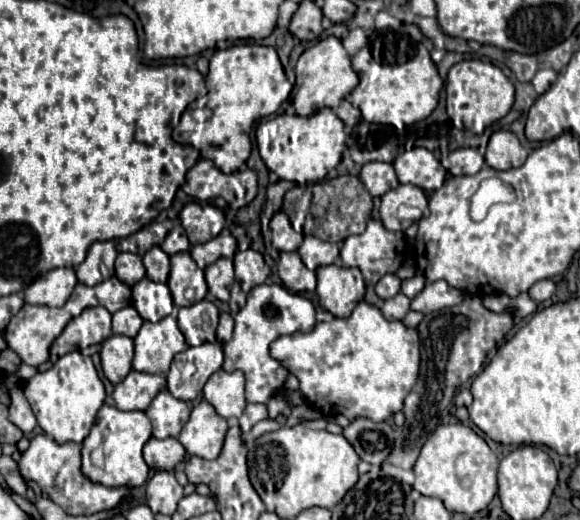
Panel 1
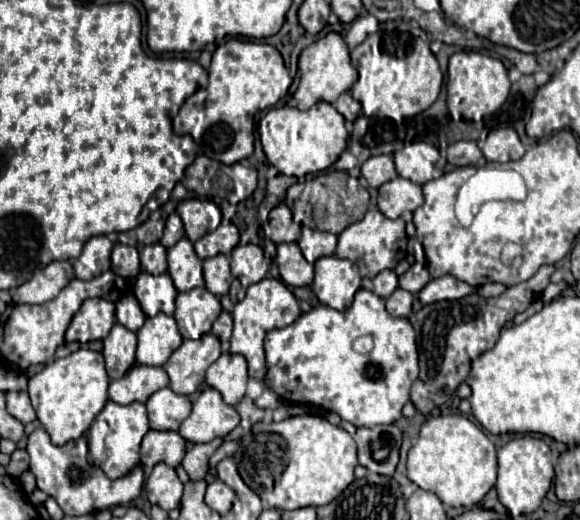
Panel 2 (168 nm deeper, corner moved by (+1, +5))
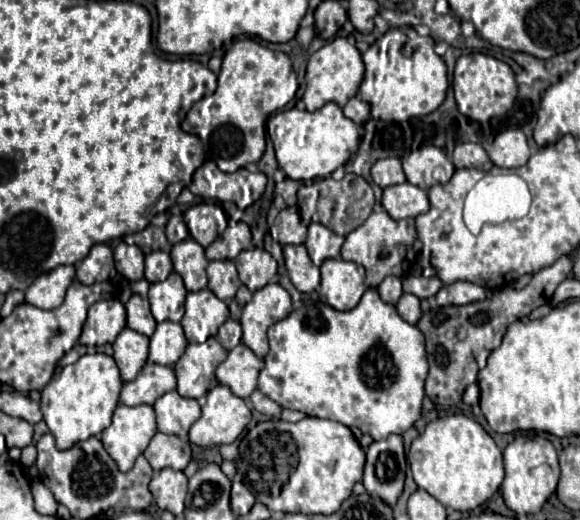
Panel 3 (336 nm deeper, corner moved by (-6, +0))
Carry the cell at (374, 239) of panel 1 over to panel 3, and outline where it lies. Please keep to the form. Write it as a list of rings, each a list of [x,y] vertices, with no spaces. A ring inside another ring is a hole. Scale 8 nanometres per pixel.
[[[374,211],[358,229],[346,235],[346,241],[342,245],[342,259],[362,265],[366,269],[366,285],[378,287],[384,277],[388,275],[404,277],[410,271],[412,257],[414,257],[414,251],[412,251],[414,241],[416,241],[414,219],[396,221],[386,211]]]

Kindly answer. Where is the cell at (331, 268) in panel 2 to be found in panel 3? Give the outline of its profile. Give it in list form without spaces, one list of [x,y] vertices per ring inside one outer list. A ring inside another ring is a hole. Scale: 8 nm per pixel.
[[[328,259],[324,261],[320,271],[322,271],[320,285],[322,299],[338,311],[354,309],[366,291],[364,269],[352,261]]]

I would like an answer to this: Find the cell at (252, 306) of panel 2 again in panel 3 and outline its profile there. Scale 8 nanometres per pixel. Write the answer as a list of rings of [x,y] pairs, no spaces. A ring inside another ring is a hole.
[[[270,283],[264,289],[258,289],[252,301],[242,309],[242,343],[250,347],[258,357],[264,357],[268,353],[268,327],[284,319],[290,311],[292,301],[282,285]]]

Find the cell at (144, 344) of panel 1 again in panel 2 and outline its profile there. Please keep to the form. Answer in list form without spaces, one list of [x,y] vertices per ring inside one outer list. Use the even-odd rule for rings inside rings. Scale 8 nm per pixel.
[[[163,312],[147,318],[143,328],[137,332],[137,338],[137,364],[145,366],[163,366],[183,342],[175,318]]]

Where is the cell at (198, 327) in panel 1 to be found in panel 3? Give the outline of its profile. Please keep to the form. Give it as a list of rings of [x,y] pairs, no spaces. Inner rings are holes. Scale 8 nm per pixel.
[[[210,289],[188,293],[186,313],[182,317],[184,335],[190,343],[204,343],[216,335],[218,327],[228,319],[228,305]]]

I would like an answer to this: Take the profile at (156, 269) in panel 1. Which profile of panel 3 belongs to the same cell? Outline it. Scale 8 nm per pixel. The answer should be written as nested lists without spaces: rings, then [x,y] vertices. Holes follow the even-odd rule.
[[[154,251],[154,253],[146,255],[144,279],[146,279],[148,283],[164,281],[170,273],[172,273],[172,259],[170,259],[168,253],[164,253],[164,251]]]

